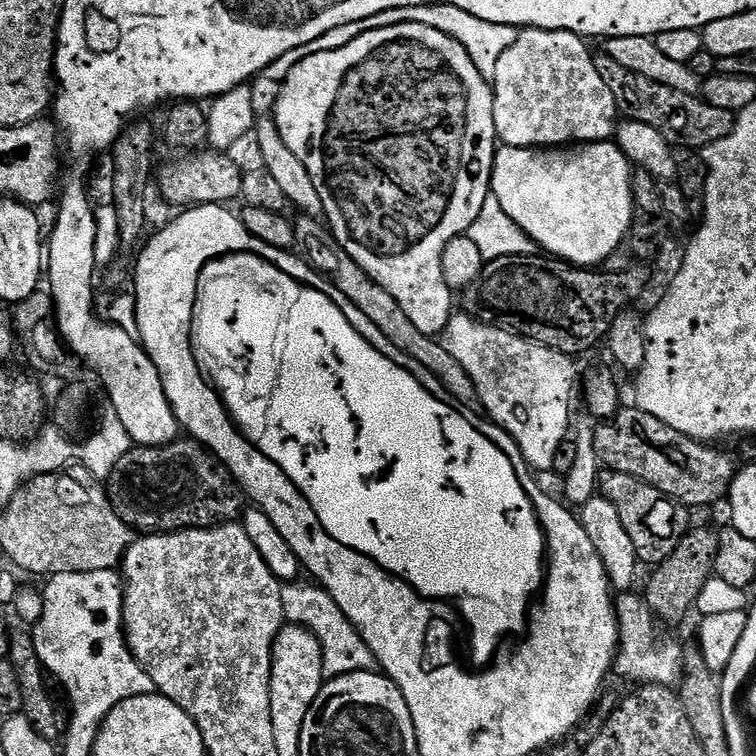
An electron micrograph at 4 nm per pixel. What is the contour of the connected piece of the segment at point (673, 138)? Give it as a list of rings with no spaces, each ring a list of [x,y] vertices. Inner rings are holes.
[[[607,54],[597,55],[596,65],[602,82],[606,82],[610,94],[614,94],[619,115],[658,130],[658,134],[662,134],[662,138],[666,138],[666,142],[677,149],[703,150],[726,138],[726,134],[730,134],[736,126],[735,112],[718,110],[718,106],[710,106],[700,96],[682,94],[682,90],[670,90],[670,86],[662,86],[662,82],[650,82],[650,78],[642,78],[642,74],[626,70],[626,66],[614,62],[614,58]]]

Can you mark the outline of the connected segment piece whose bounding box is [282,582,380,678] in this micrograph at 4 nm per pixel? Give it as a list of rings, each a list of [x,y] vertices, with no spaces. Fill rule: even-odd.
[[[288,582],[282,587],[284,619],[289,625],[310,630],[314,638],[318,638],[322,646],[325,677],[345,676],[355,672],[380,672],[378,658],[374,658],[370,646],[366,646],[362,634],[358,634],[350,618],[342,614],[338,602],[334,602],[334,598],[330,598],[327,590],[315,582],[300,583]]]

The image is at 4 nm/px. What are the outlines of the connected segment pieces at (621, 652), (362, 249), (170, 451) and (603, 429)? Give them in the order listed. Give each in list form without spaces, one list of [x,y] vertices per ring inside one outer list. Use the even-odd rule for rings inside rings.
[[[629,590],[615,597],[616,620],[620,624],[620,647],[614,659],[615,675],[625,676],[628,680],[637,680],[637,685],[663,684],[676,686],[684,674],[685,649],[672,636],[659,636],[656,633],[658,621],[652,615],[643,595]]]
[[[418,22],[370,30],[341,49],[313,54],[294,66],[280,85],[274,119],[282,142],[286,142],[298,162],[306,166],[314,187],[318,189],[318,198],[322,198],[324,207],[323,219],[326,224],[328,220],[332,239],[342,245],[346,254],[354,258],[354,262],[358,262],[358,266],[362,266],[362,270],[366,270],[366,274],[370,274],[370,278],[378,282],[378,286],[382,286],[382,290],[386,290],[398,306],[402,306],[402,311],[409,316],[410,322],[414,322],[414,326],[418,326],[418,330],[422,330],[422,334],[439,337],[448,325],[448,319],[454,315],[454,292],[446,286],[446,278],[442,274],[442,254],[454,238],[465,235],[470,226],[474,226],[474,218],[478,218],[478,213],[482,211],[482,202],[486,202],[490,195],[492,163],[498,151],[492,86],[482,74],[478,74],[478,66],[470,62],[470,54],[466,54],[464,47],[454,42],[454,38],[442,34],[442,30],[434,30],[434,26],[422,26]]]
[[[177,438],[172,444],[166,444],[162,448],[142,448],[133,446],[128,453],[122,457],[121,461],[114,466],[112,475],[106,481],[106,491],[108,501],[114,506],[118,518],[126,522],[129,528],[140,534],[175,534],[183,532],[186,528],[220,528],[224,524],[231,524],[239,521],[246,511],[246,497],[240,488],[239,482],[232,477],[230,470],[223,464],[214,453],[209,452],[203,444],[191,438]]]
[[[635,406],[621,407],[612,419],[603,421],[595,431],[601,465],[613,472],[630,474],[654,486],[654,490],[669,500],[689,509],[704,508],[707,504],[723,501],[738,471],[738,464],[726,453],[719,452],[716,446],[692,440],[686,434],[666,426],[666,422],[654,418],[654,414],[646,414]]]

